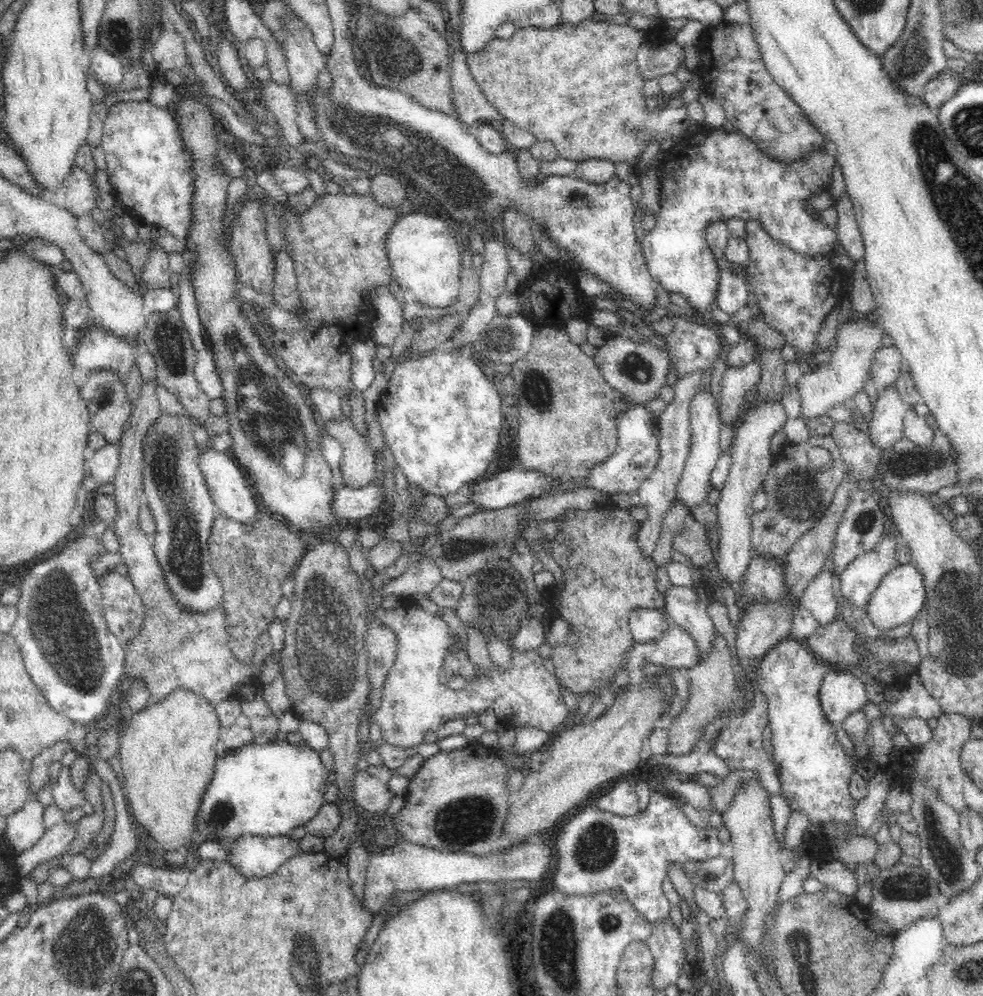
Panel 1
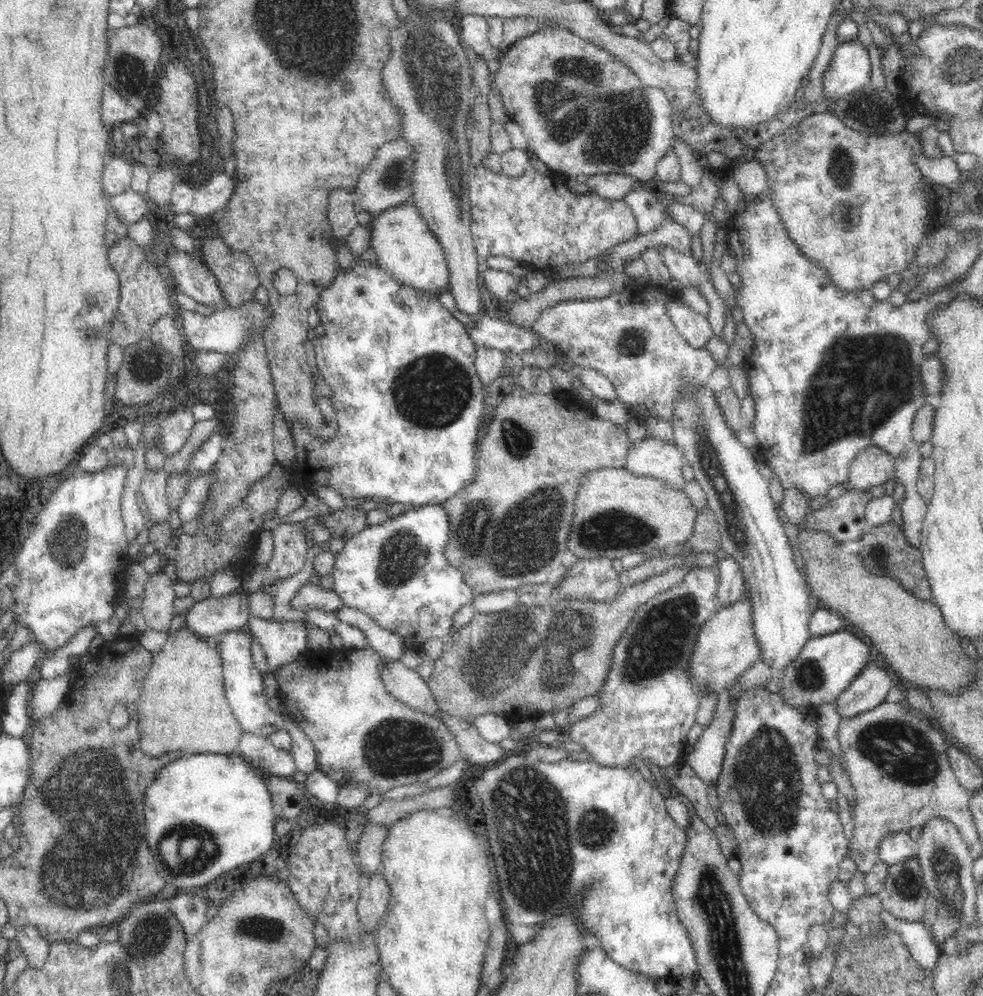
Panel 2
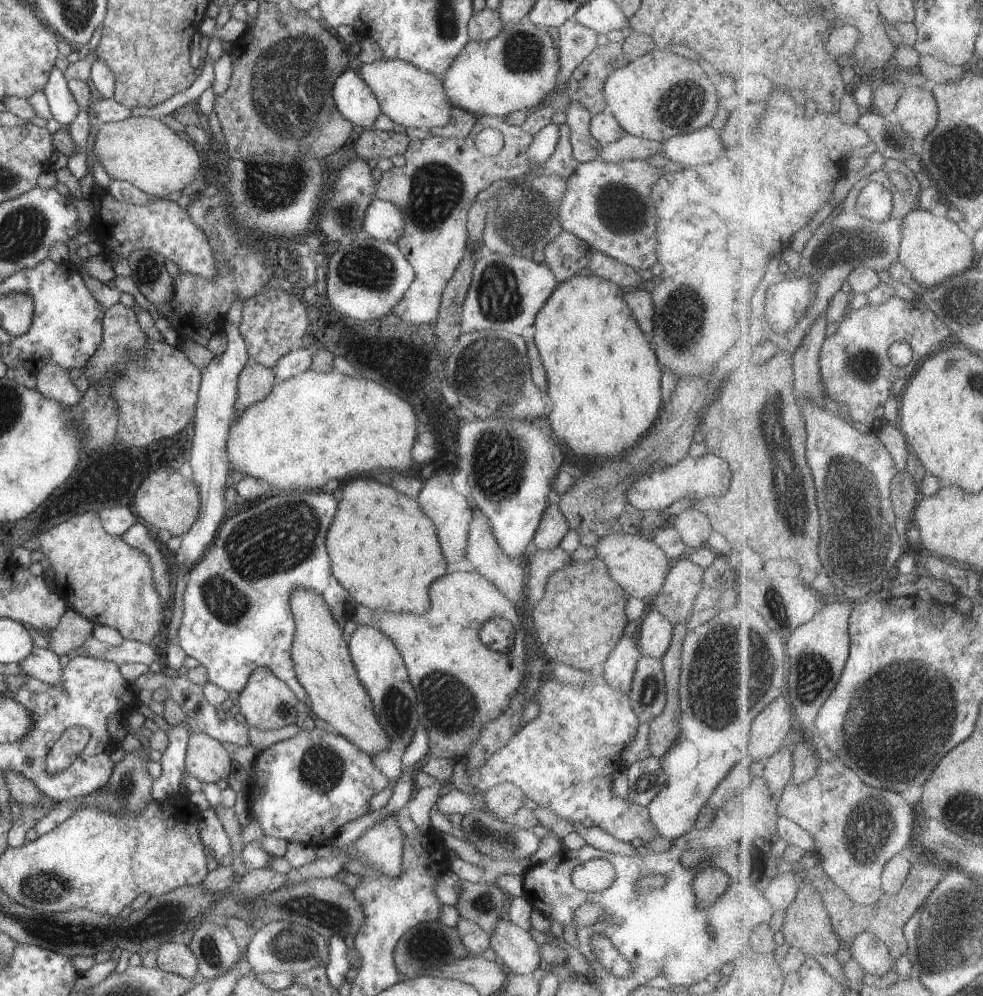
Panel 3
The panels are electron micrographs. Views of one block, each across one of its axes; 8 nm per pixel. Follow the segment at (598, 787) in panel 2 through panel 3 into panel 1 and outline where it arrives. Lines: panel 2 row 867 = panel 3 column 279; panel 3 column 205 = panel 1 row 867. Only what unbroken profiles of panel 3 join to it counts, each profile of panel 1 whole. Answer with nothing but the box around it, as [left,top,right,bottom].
[545,788,723,924]

